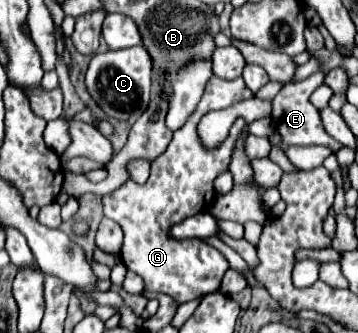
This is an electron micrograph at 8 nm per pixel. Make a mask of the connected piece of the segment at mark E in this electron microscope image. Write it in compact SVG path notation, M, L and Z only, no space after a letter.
M317 71L303 81L293 81L289 85L283 85L283 89L273 99L271 117L273 117L273 123L275 123L275 131L281 135L283 145L327 145L333 151L339 149L339 143L335 139L331 139L327 135L327 131L323 129L319 109L313 107L313 103L309 101L311 93L323 83L323 79L325 79L325 73Z

